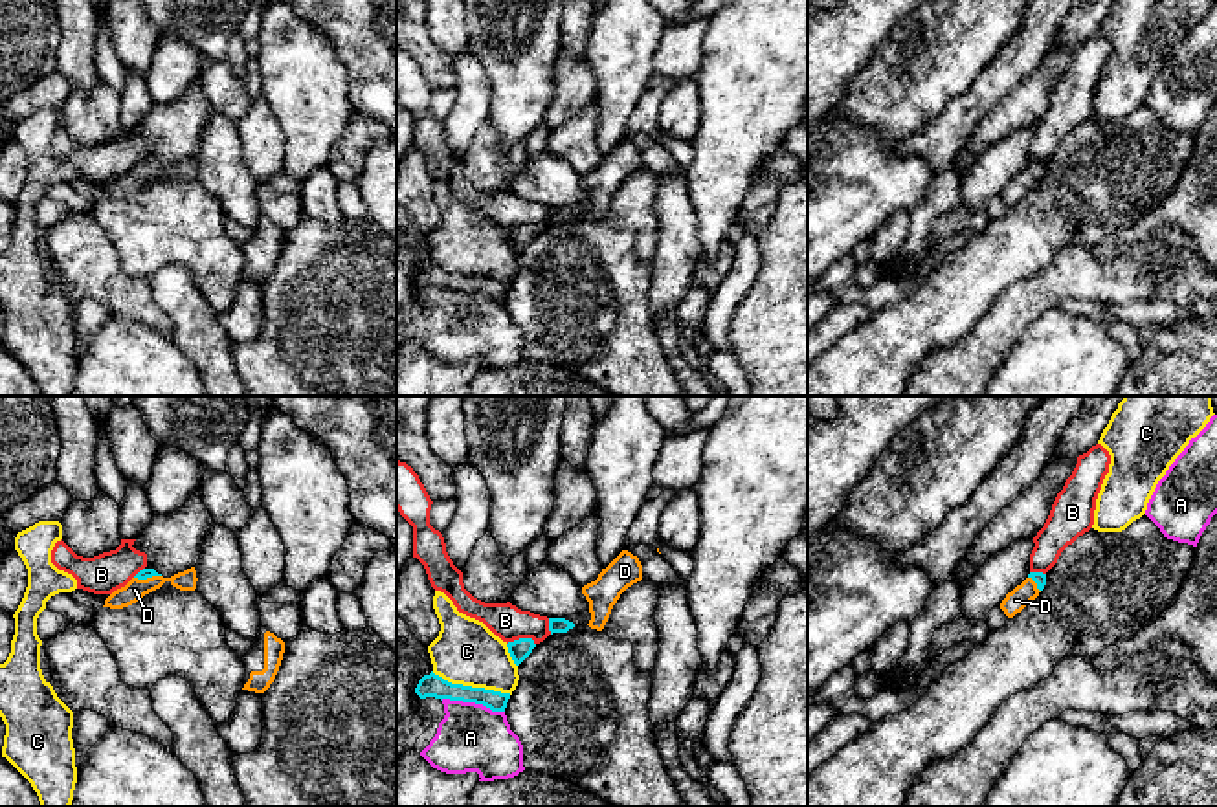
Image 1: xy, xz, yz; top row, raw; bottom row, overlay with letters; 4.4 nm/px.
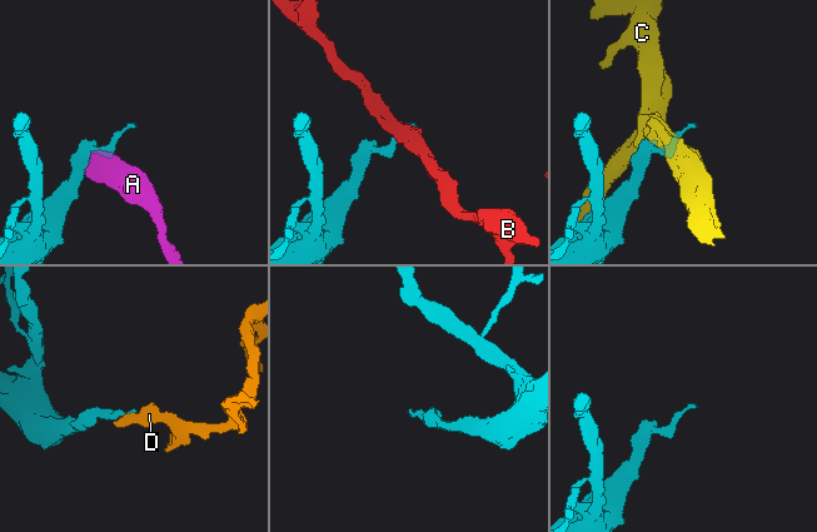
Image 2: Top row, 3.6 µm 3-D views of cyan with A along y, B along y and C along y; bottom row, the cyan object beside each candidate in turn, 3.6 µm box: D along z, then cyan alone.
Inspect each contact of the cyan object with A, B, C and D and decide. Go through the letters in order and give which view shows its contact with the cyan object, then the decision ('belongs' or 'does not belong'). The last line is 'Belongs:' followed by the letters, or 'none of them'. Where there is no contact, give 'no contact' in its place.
A: meets cyan in xz; does not belong
B: meets cyan in xz; does not belong
C: meets cyan in xz; does not belong
D: meets cyan in yz; belongs
Belongs: D

